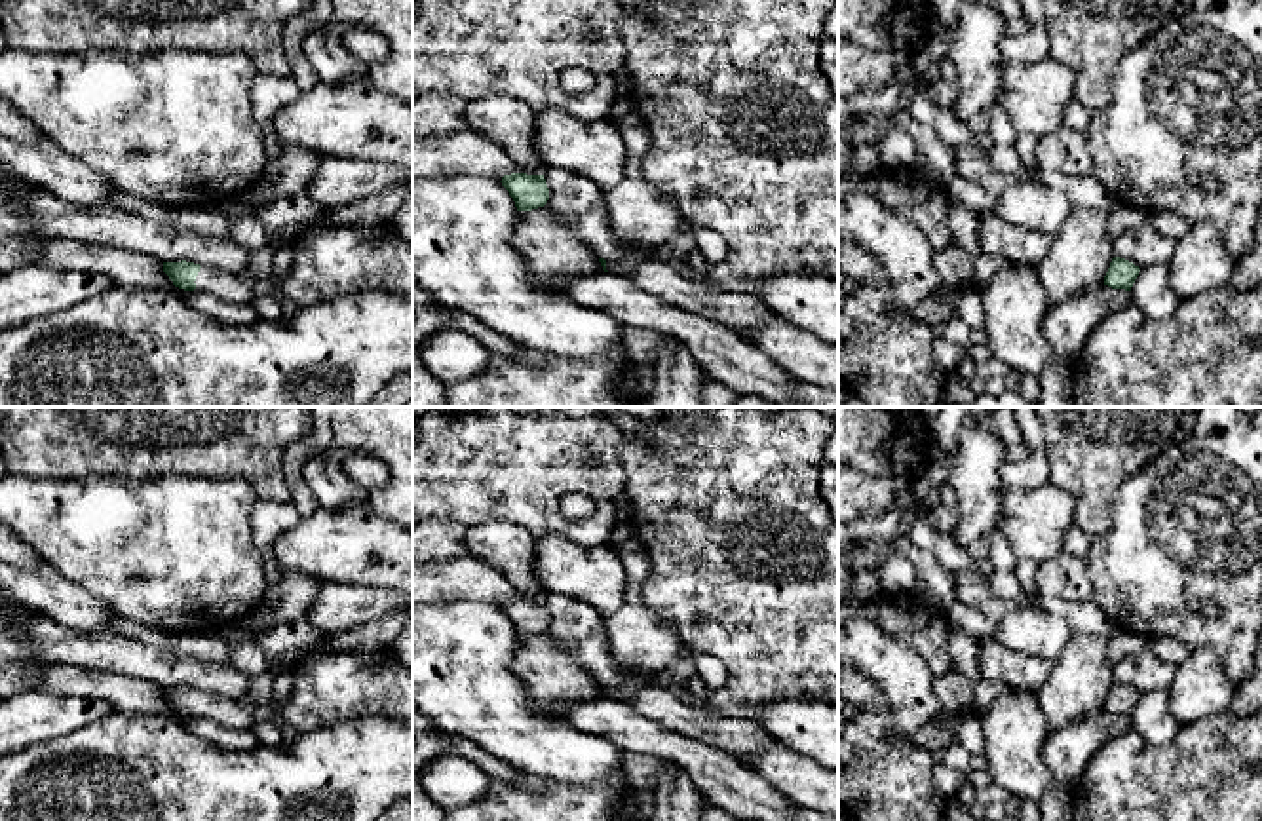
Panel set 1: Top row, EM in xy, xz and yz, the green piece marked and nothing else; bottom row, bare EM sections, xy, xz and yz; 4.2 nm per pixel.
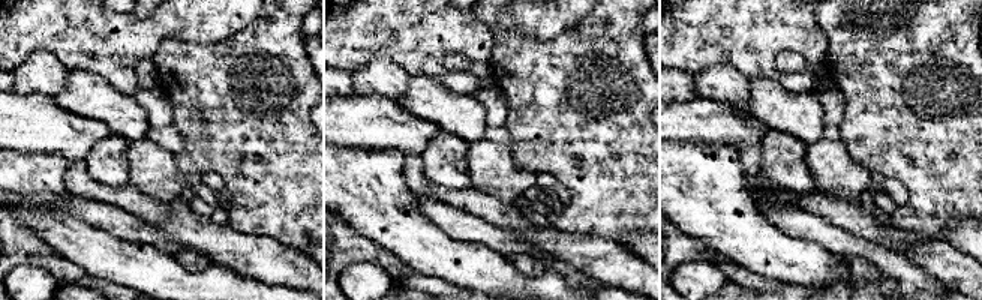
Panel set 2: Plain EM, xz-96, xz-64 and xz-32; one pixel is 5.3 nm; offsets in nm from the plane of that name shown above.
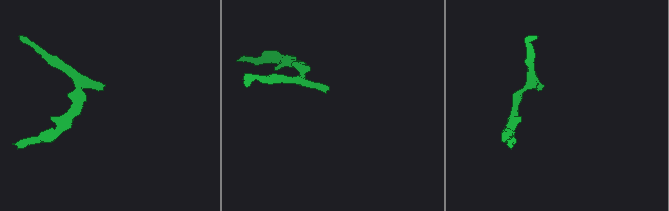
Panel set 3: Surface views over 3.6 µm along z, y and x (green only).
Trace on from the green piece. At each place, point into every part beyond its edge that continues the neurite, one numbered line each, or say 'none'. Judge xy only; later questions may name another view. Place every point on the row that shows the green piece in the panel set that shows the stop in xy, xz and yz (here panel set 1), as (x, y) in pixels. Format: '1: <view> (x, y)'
1: xy (240, 289)

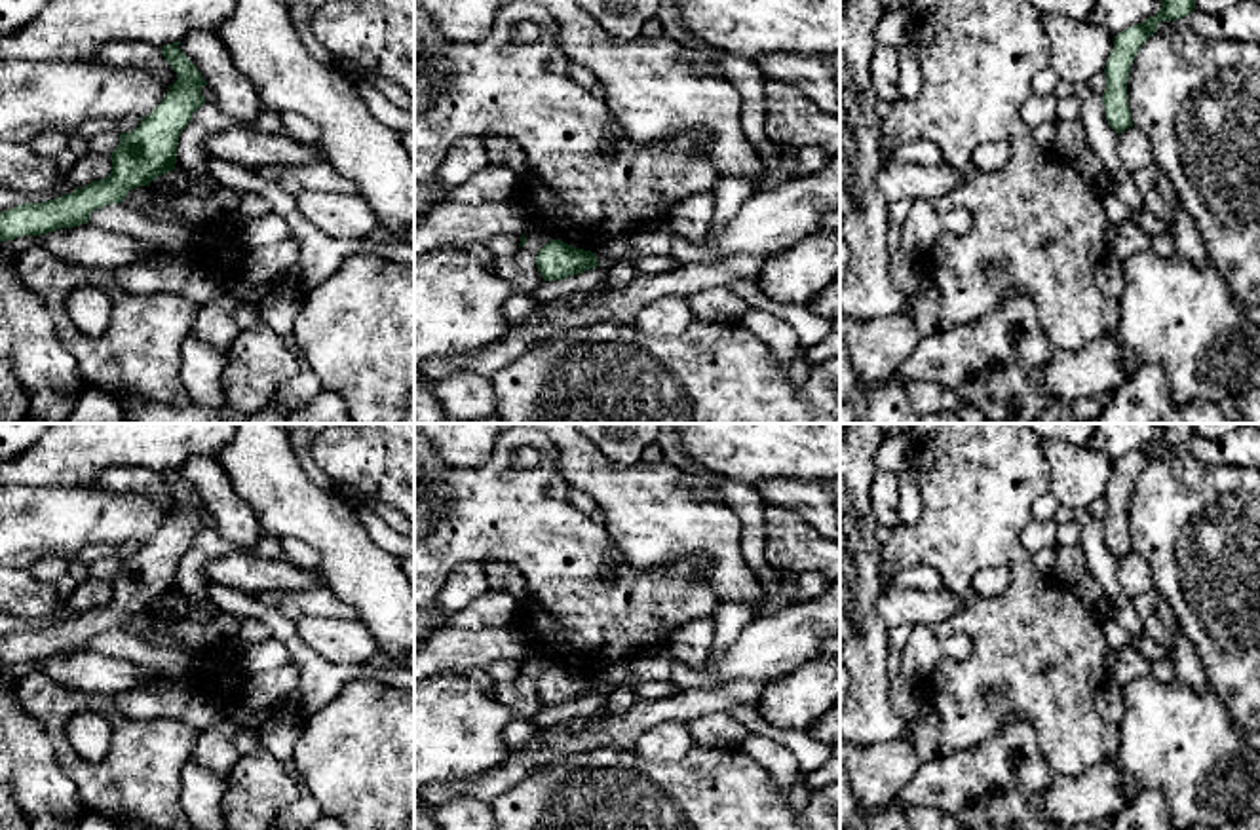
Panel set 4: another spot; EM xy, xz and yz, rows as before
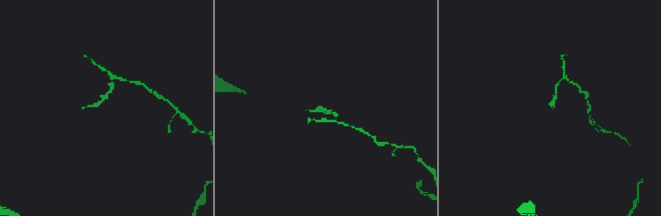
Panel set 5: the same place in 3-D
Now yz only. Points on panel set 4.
none

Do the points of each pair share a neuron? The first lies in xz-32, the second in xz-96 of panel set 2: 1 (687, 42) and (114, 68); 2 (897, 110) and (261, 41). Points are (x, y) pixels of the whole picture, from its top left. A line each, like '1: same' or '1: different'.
1: same
2: same

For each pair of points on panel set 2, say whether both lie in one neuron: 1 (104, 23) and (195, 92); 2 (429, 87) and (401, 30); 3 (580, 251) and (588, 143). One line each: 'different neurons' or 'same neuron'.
1: different neurons
2: different neurons
3: different neurons

